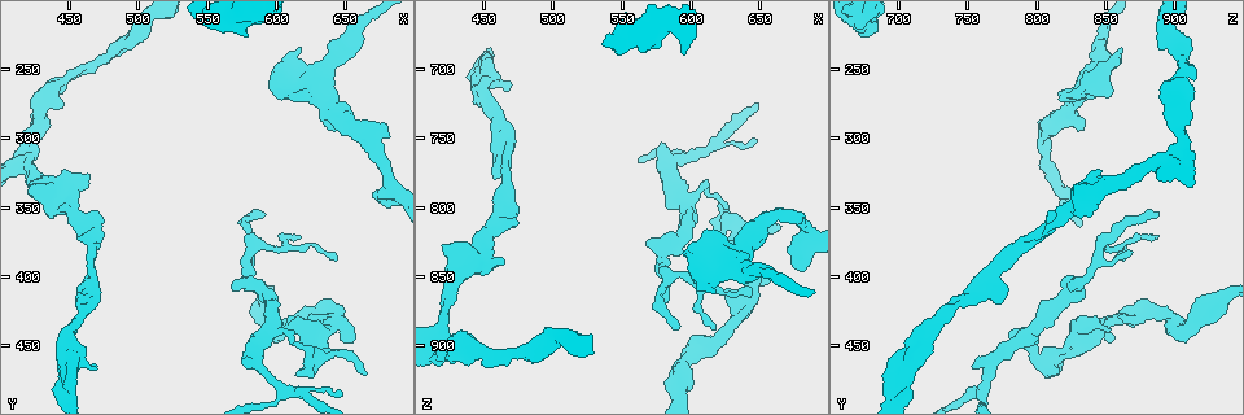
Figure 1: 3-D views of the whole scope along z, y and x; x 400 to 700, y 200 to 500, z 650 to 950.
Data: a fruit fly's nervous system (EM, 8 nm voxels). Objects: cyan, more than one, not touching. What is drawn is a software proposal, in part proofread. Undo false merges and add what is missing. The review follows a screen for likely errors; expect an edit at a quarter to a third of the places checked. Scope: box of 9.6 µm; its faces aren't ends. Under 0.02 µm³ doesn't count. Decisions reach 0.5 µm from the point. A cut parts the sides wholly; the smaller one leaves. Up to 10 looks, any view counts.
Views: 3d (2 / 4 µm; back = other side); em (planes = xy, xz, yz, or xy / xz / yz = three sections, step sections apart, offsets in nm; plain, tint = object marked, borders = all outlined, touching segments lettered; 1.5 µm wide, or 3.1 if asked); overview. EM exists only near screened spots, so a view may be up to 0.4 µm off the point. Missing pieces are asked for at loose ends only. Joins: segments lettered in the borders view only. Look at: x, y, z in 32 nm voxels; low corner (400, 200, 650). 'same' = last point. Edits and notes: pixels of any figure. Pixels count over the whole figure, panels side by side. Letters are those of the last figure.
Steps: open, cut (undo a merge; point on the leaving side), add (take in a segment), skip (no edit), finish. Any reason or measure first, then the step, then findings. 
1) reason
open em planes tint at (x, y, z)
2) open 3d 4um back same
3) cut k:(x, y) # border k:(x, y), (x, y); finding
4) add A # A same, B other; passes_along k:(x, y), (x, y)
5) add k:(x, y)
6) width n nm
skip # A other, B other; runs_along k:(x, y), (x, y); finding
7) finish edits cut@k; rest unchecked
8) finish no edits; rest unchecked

open 3d 4um at (640, 278, 826)

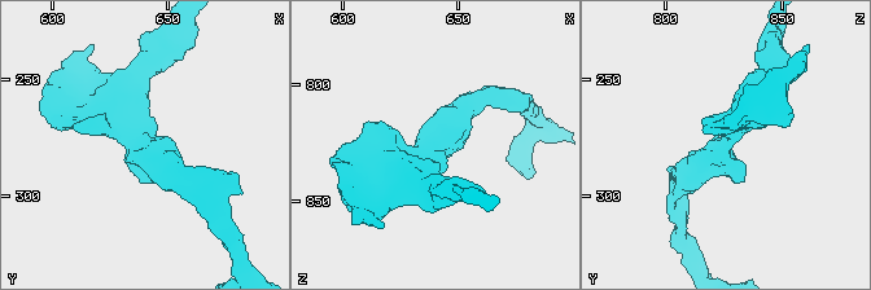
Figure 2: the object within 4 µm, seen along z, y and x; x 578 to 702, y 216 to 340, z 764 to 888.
arm_widths 360, 600 nm; shape alone is not enough
open em yz step 4 tint at (640, 277, 826)

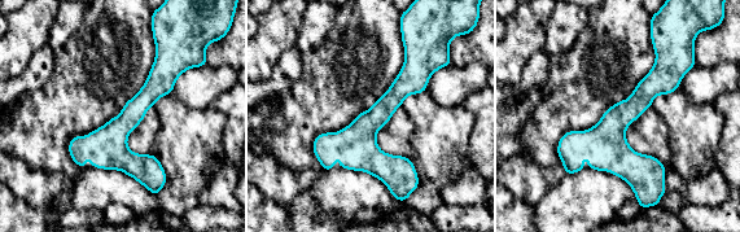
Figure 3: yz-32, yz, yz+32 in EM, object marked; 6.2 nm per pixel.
another direction
open em planes borders same

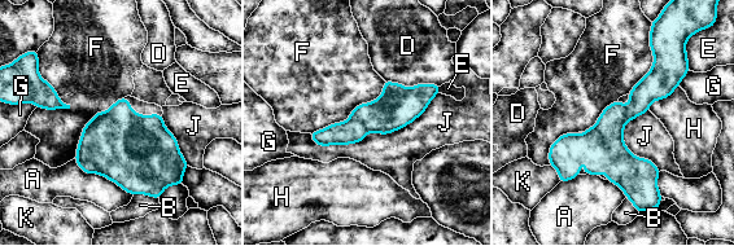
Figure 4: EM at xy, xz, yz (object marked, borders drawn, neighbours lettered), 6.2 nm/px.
longest_contact J 850 nm
skip # A other, B other, D other, E other, F other, G other, H other, J other, K other; runs_along 4:(658, 57), (615, 124), (639, 196); one cell here

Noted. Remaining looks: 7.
branch stops here
open 3d 2um at (658, 442, 852)

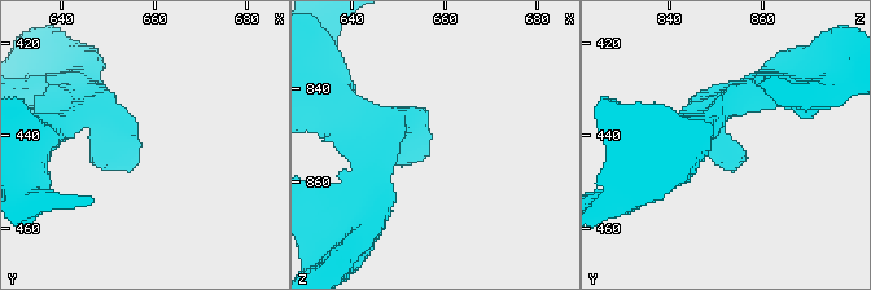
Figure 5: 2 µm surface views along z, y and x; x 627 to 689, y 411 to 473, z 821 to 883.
open em yz step 4 borders at (658, 442, 851)

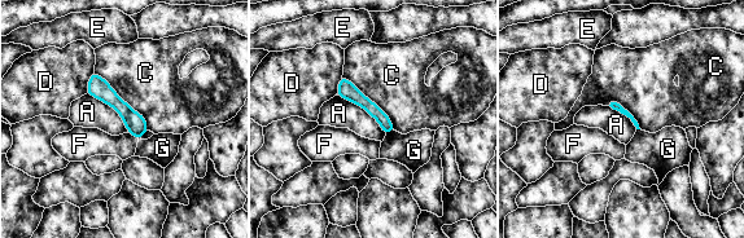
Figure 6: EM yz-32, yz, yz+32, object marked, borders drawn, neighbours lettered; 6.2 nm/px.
open em planes borders same

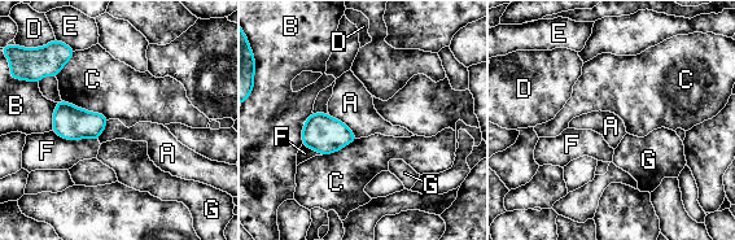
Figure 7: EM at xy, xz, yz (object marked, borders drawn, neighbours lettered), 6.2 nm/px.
skip # A other, B other, C other, D other, E other, F other, G other; border 7:(61, 99), (100, 112), (108, 120); none of them fits

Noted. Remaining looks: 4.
branch stops here
open 3d 2um at (466, 328, 840)

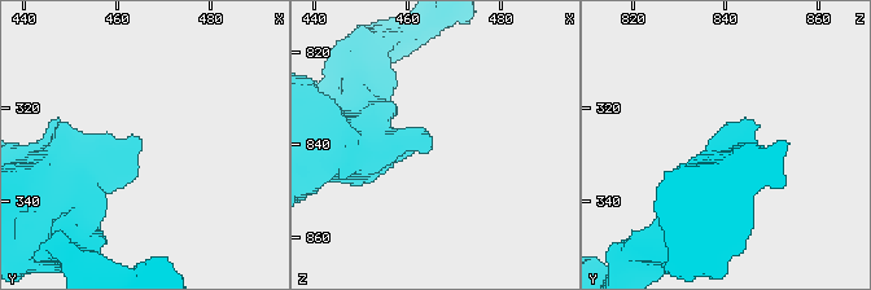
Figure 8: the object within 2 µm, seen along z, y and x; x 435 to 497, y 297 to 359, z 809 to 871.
open em planes plain at (465, 326, 840)

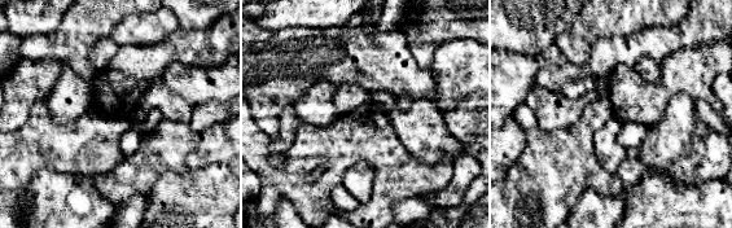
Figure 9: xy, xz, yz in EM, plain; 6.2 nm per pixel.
see the neighbours
open em planes borders same

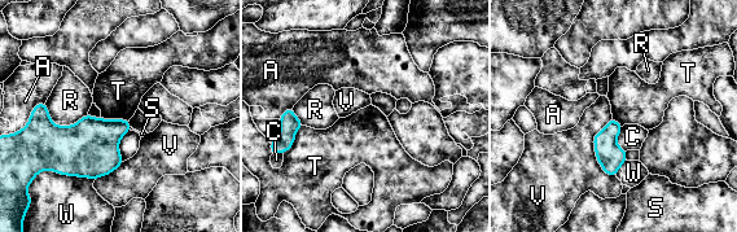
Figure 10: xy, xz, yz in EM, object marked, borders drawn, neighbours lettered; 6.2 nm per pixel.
skip # A other, C other, R other, S other, T other, V other, W other; none of them fits

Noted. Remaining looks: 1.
finish no edits; rest unchecked

